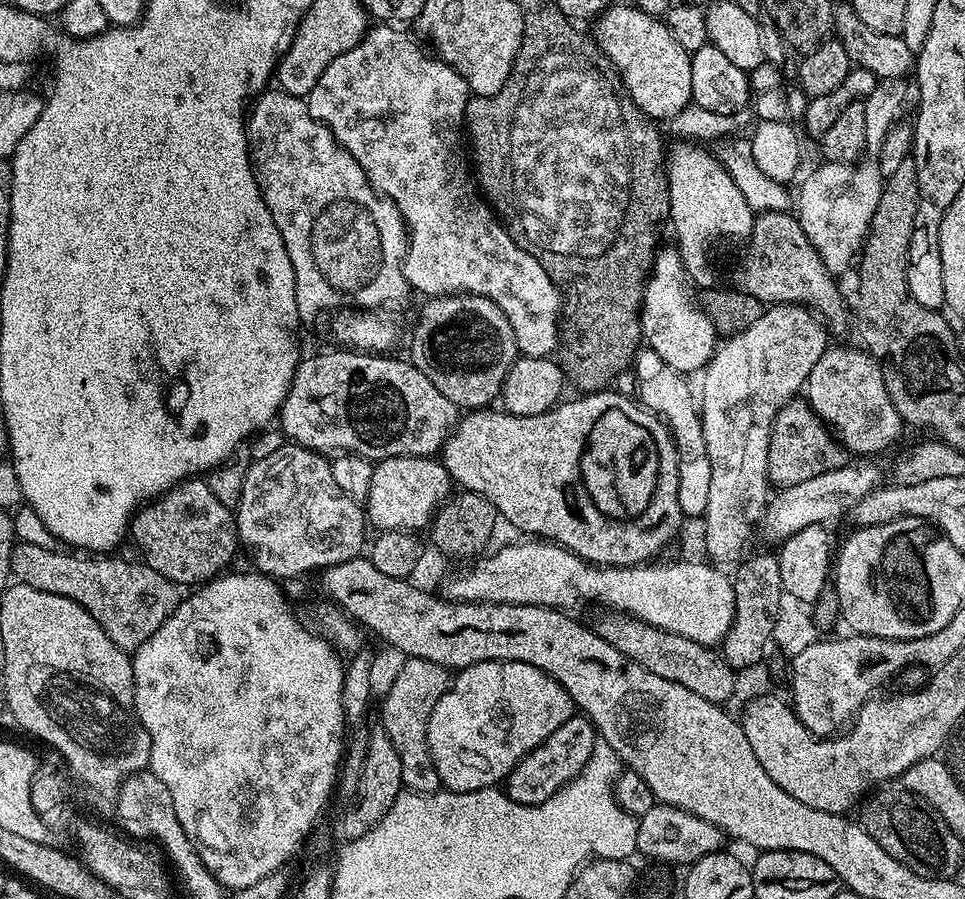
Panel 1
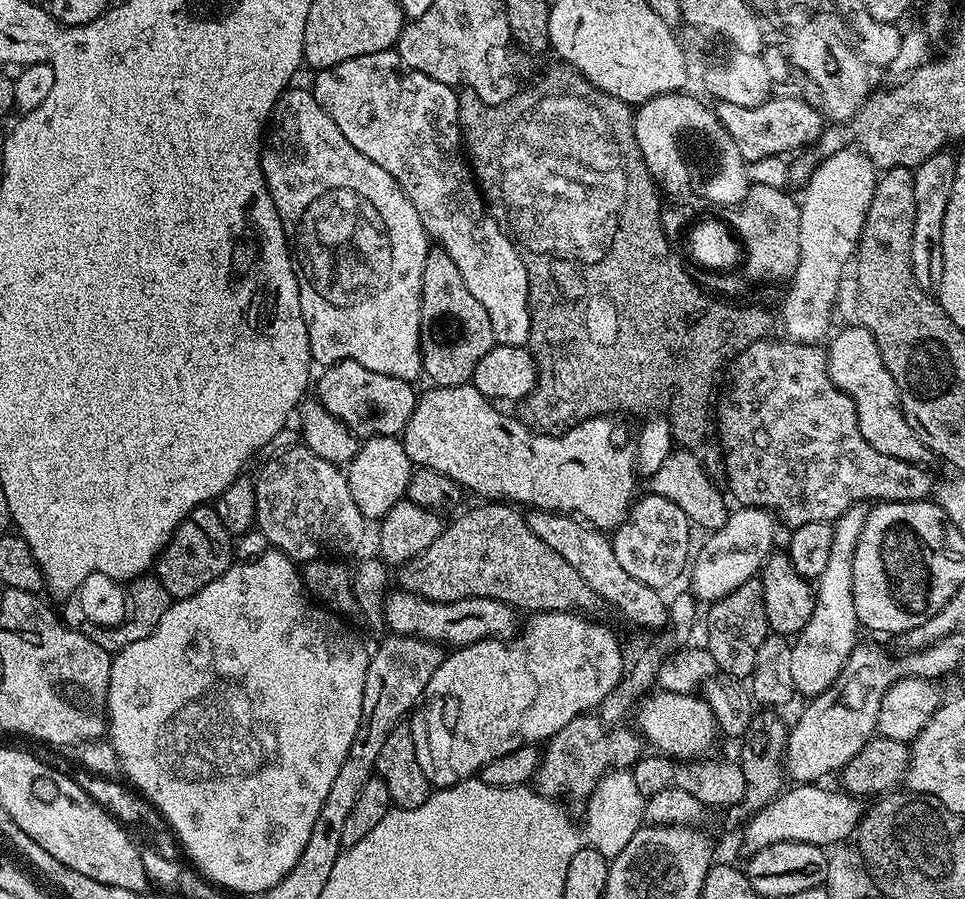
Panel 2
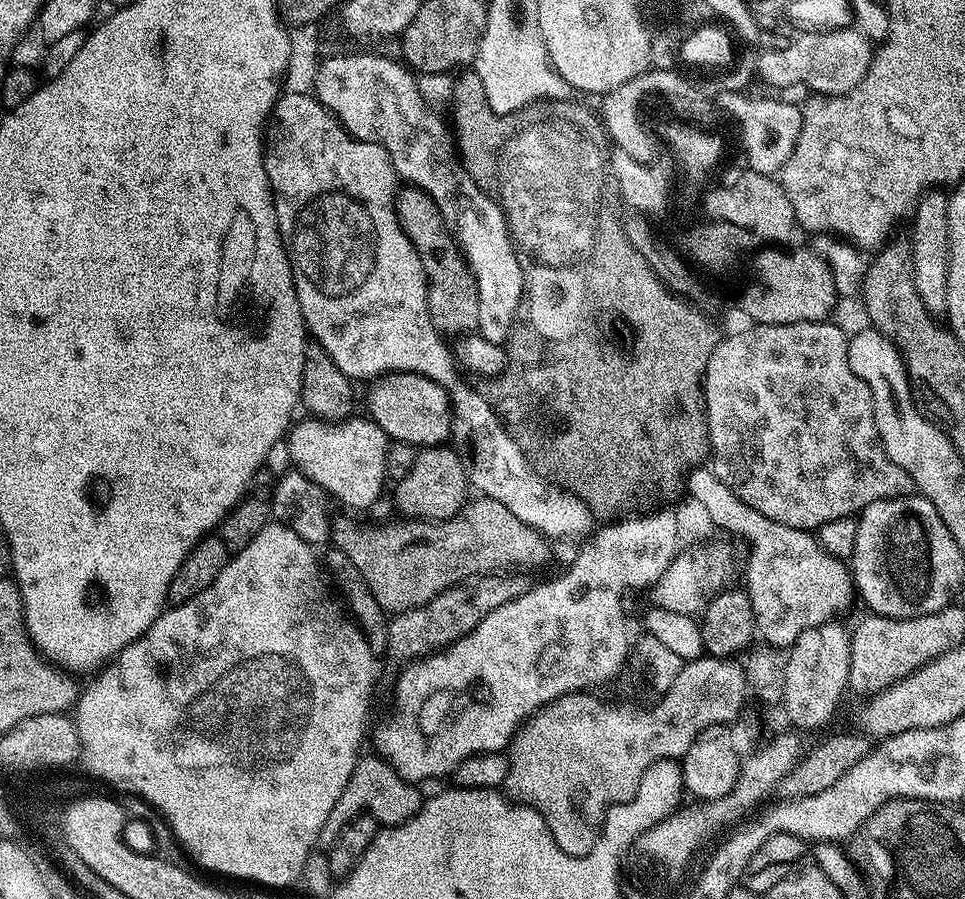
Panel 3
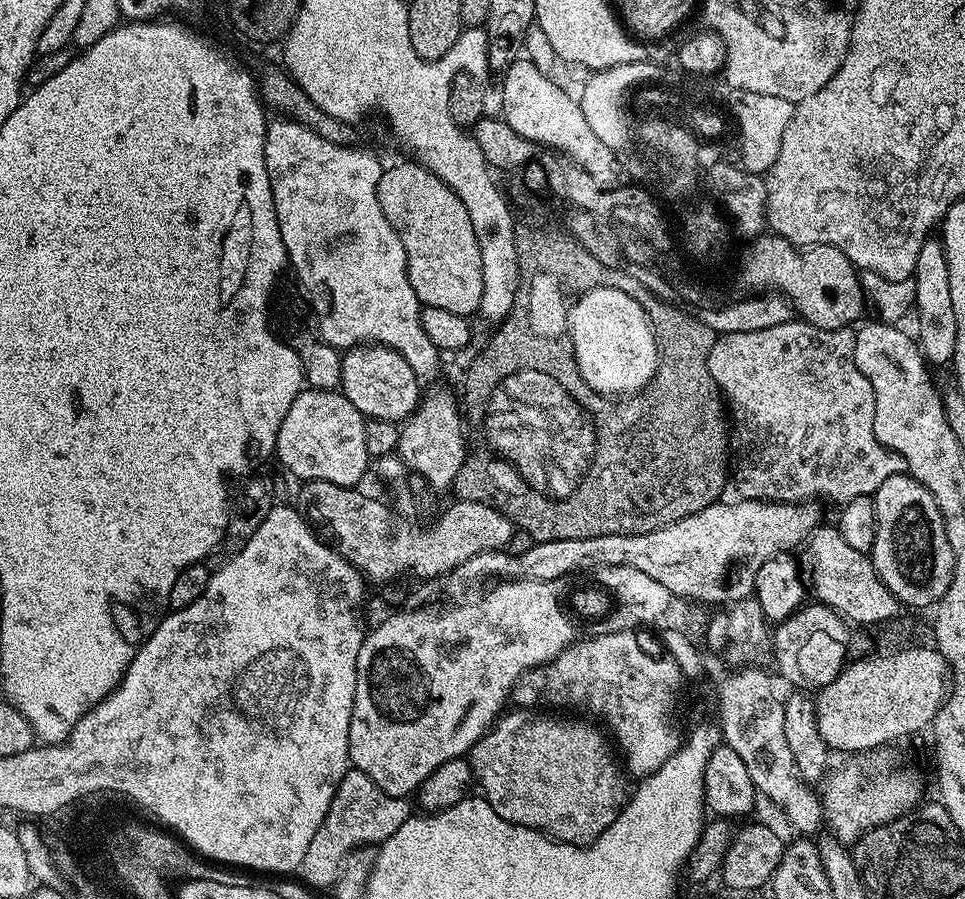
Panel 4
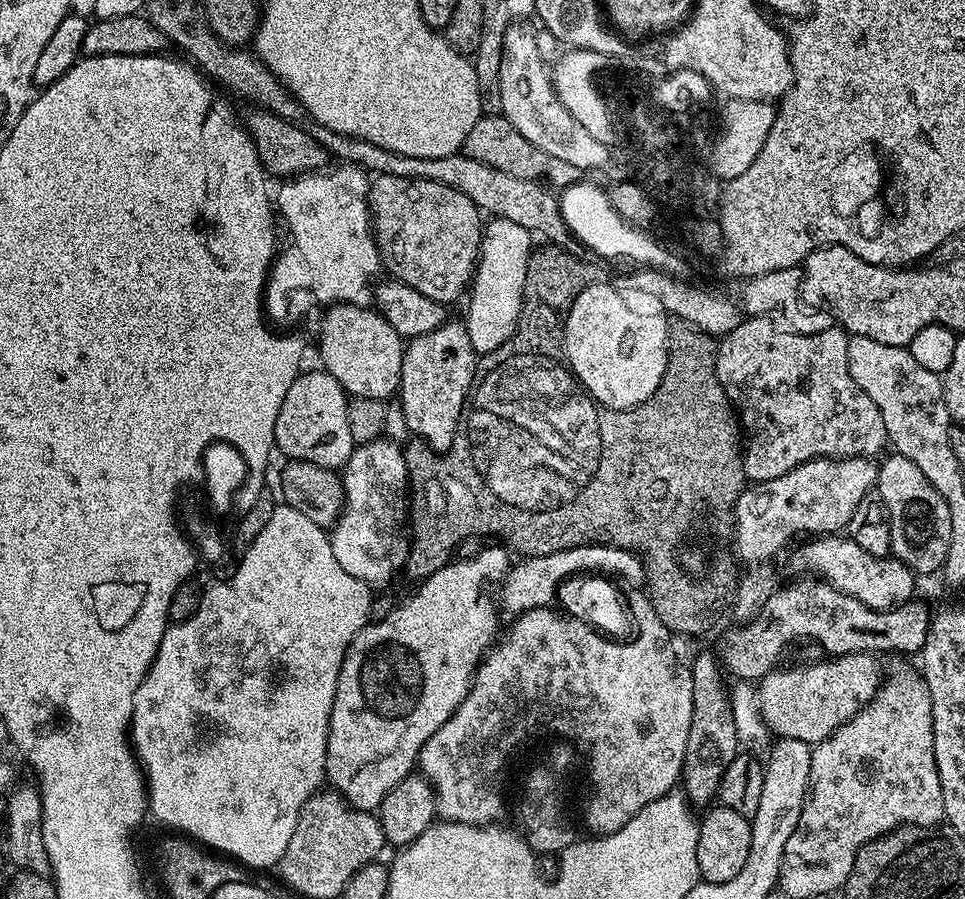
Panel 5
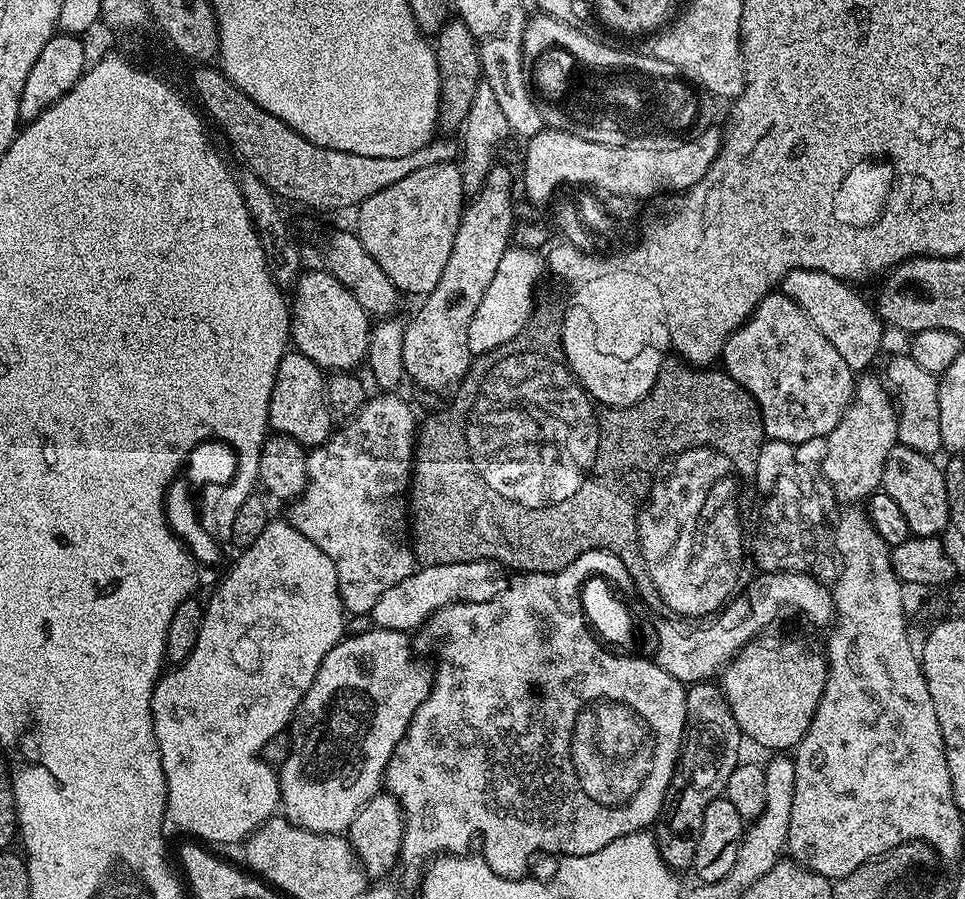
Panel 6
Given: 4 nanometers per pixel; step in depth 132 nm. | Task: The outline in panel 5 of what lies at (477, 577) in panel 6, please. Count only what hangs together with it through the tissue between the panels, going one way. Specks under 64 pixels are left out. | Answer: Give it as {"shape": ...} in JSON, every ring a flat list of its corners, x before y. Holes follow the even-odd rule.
{"shape":[[601,544,590,546,574,546,570,550,558,550,558,554,535,554,525,564,513,563,509,567,500,588,498,604,511,614,529,612,531,608,542,608,551,605,557,599,560,584,569,577,579,577,581,574,612,574,617,572,624,580,636,584,646,576,646,564,635,552,628,552,625,548,607,548]]}

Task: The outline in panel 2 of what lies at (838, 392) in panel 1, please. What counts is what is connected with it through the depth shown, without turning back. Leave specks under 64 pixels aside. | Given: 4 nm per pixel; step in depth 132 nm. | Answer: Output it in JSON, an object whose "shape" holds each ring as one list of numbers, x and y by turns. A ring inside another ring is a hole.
{"shape":[[853,326,842,329,834,336,831,337,832,345,827,345,826,348,828,376,854,402,862,438,866,438,866,442,870,442,870,446,874,446,874,450,879,450,882,454,890,454,908,464,923,465,924,459,929,459,930,456,928,447,918,438,918,434,914,434,910,422,906,422,898,386,890,370,886,370,882,354,878,354,878,342,874,342,874,334,870,334,870,330,865,328]]}

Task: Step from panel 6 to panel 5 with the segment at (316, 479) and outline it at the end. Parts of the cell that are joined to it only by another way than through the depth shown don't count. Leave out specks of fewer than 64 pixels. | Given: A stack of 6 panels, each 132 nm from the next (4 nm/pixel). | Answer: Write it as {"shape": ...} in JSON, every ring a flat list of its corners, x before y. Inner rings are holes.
{"shape":[[387,438,366,442,365,444,357,444,353,447,348,461,344,463,342,479,344,482,344,508,341,510,340,517,337,518,336,523,331,525,330,528,330,539,332,542,332,549,334,550,334,558,338,558,338,563,342,565,342,570,346,570,346,574,354,574,354,578,358,578,364,584,369,586,388,584,395,578,396,571,400,572,401,569,405,567,409,549,410,532,406,527,409,523,409,487,404,448]]}

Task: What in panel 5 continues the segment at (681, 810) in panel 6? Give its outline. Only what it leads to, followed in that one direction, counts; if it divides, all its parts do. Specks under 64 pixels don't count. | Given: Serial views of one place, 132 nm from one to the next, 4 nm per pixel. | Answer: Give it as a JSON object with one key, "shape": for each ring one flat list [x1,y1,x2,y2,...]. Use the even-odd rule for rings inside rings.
{"shape":[[710,650,700,651,690,667,694,710,691,714,690,738,686,738,682,791,688,797,689,804,708,806,717,799,724,768,734,762,741,746,736,734,730,692,722,680,723,671,717,653,715,656]]}

